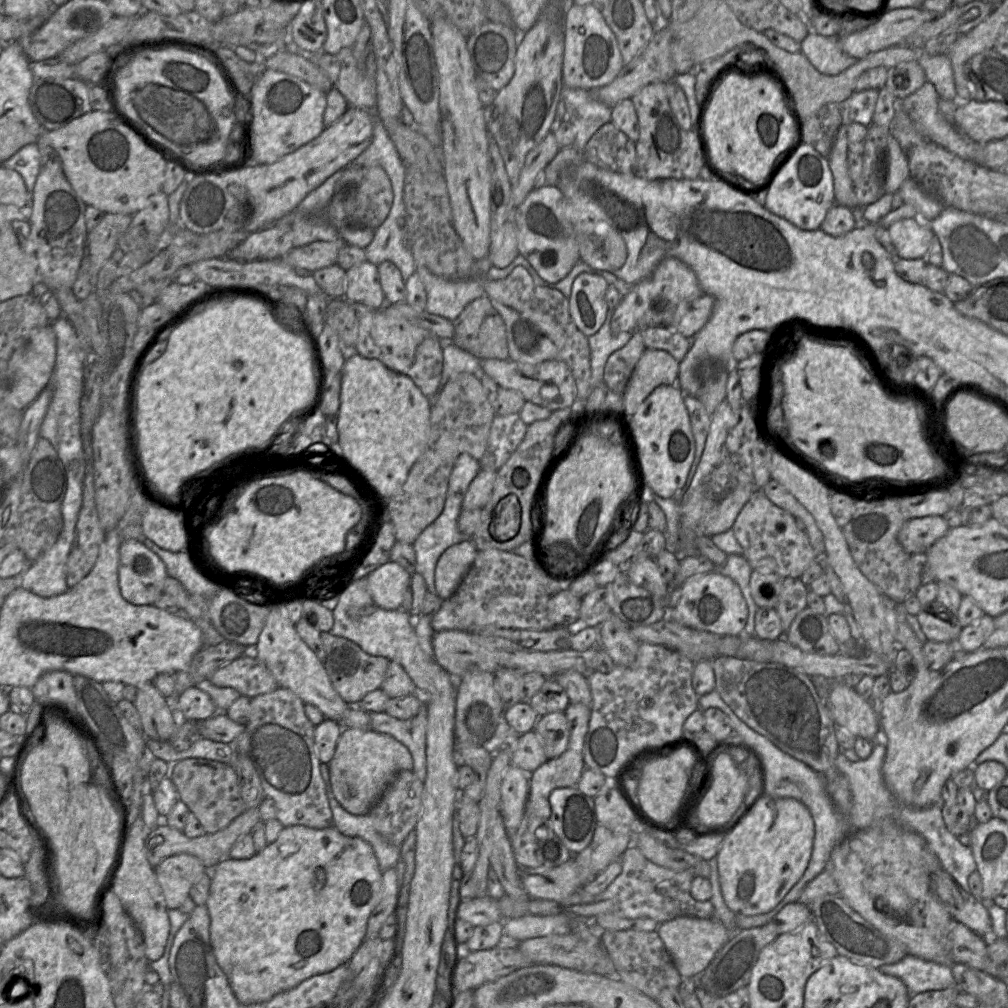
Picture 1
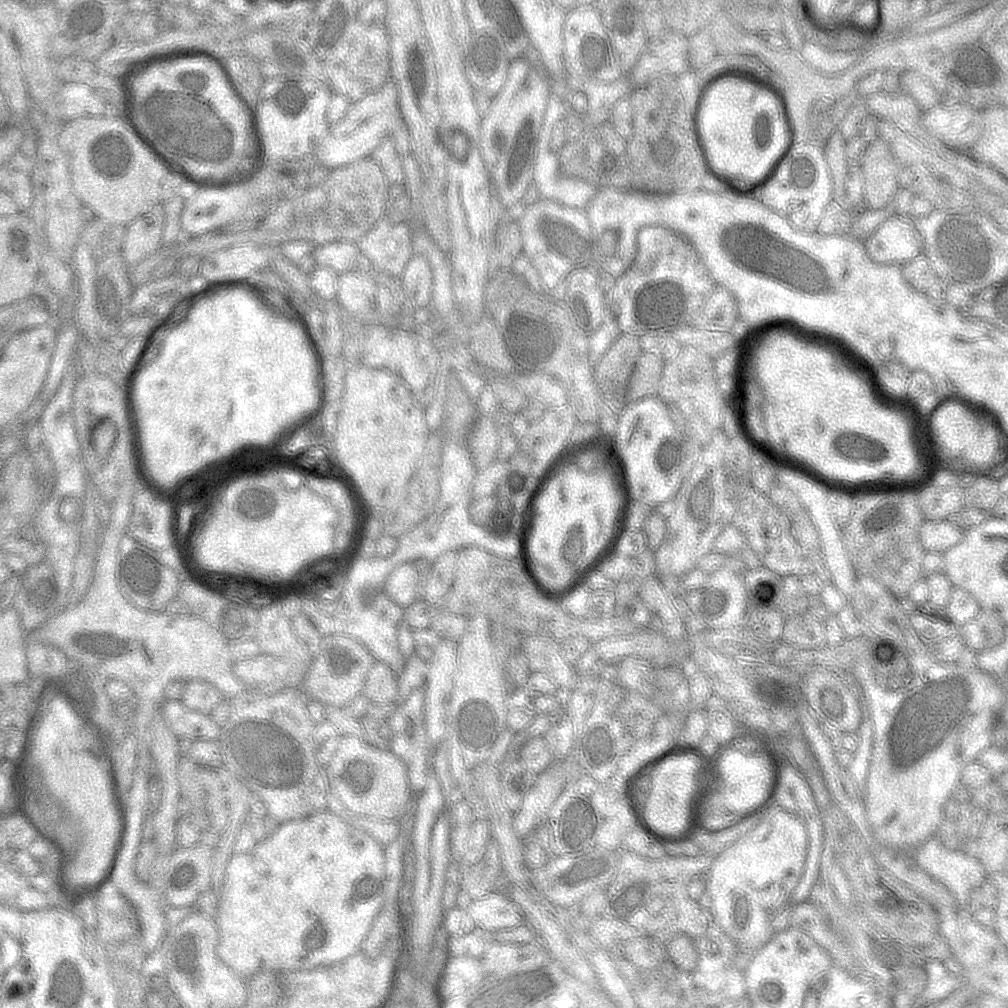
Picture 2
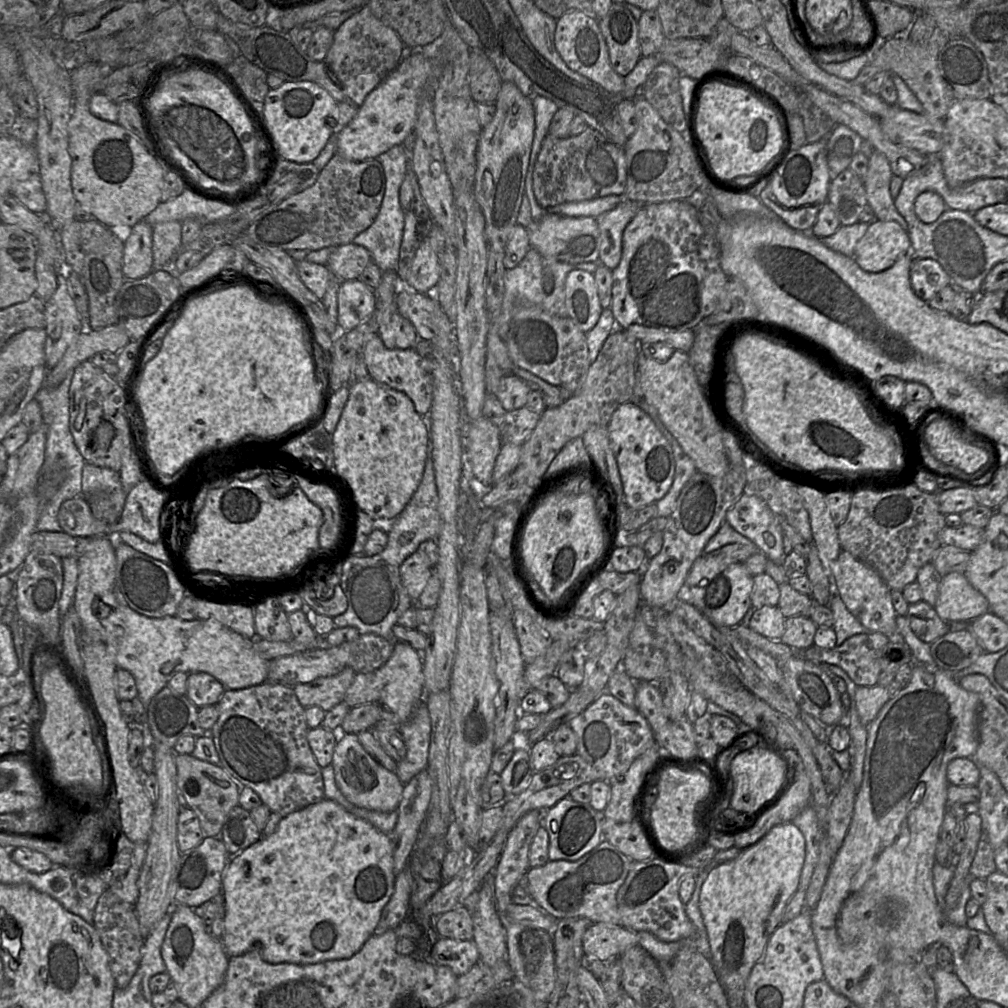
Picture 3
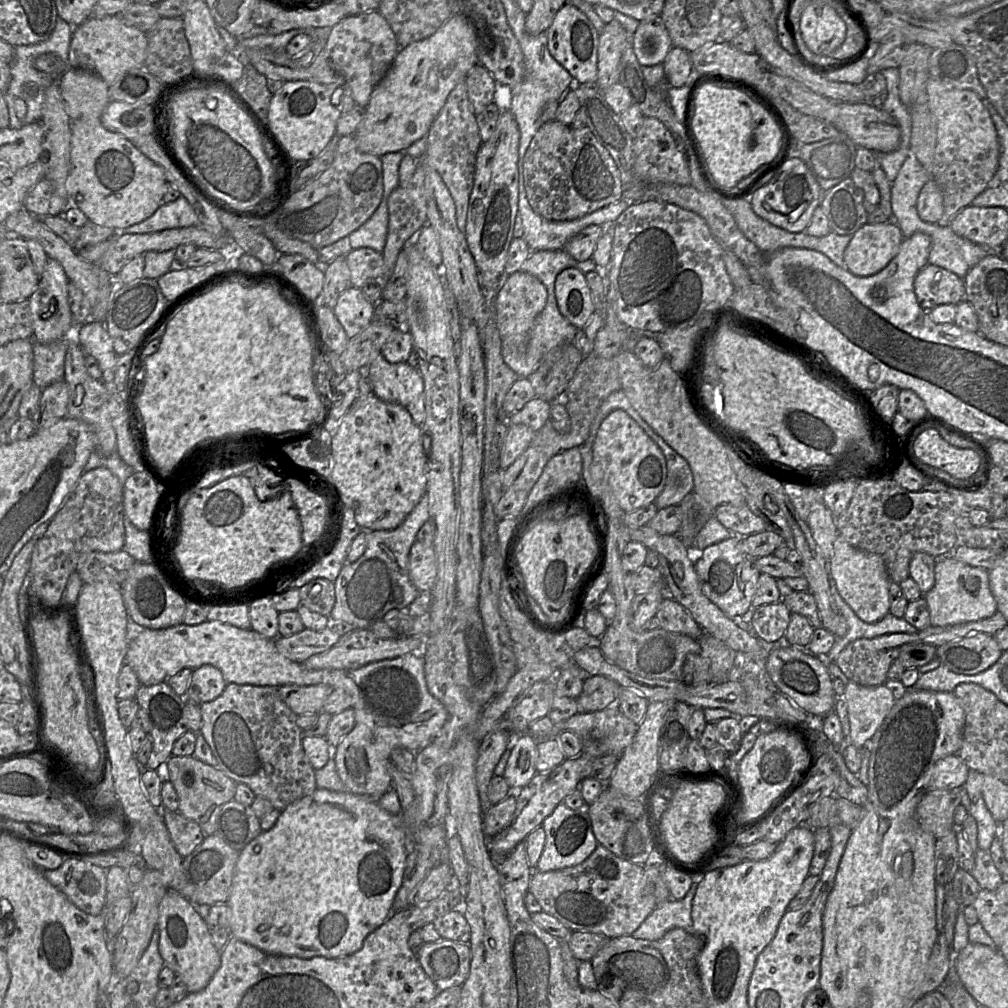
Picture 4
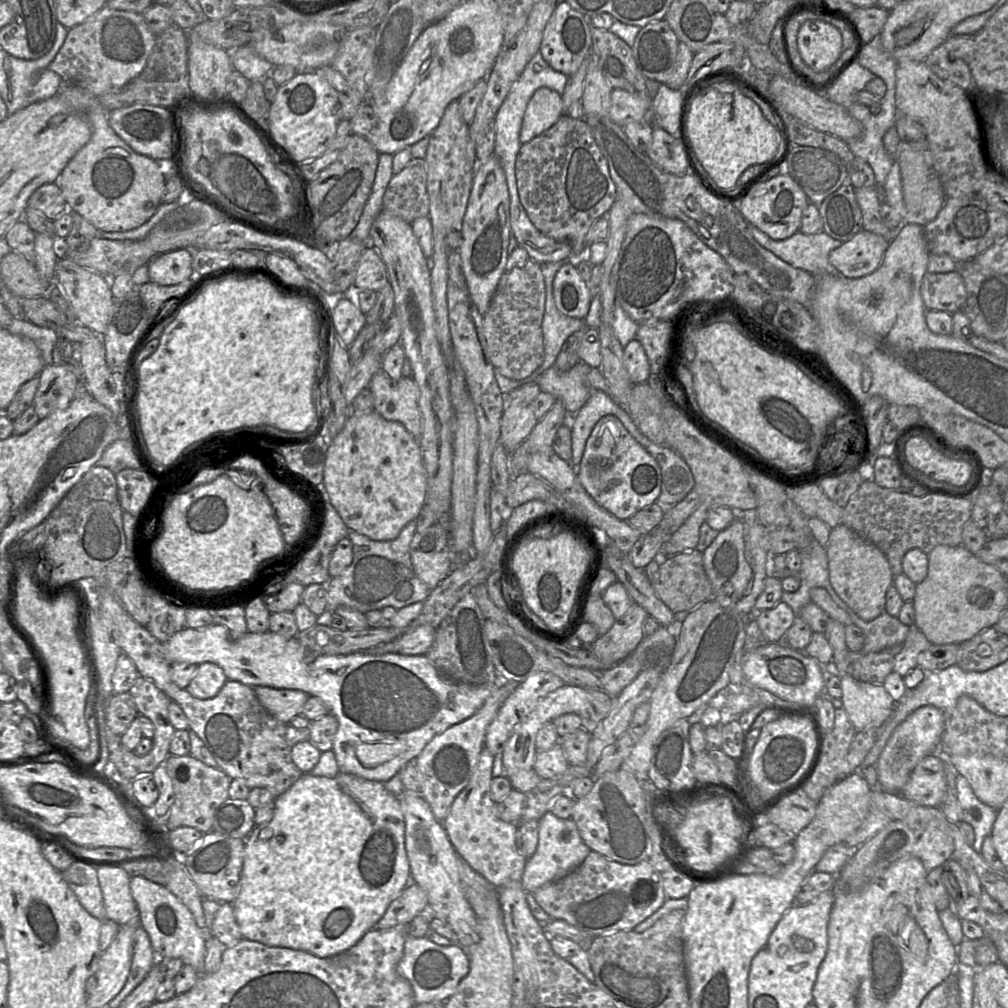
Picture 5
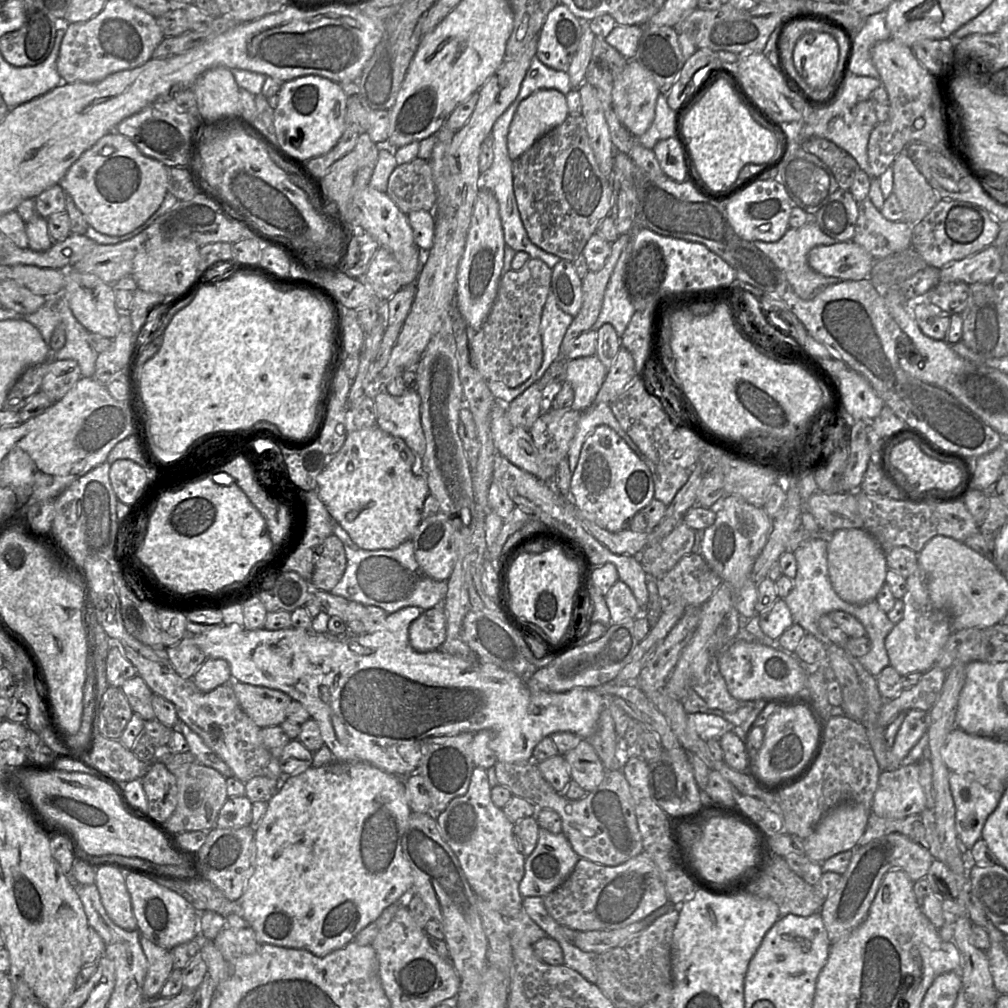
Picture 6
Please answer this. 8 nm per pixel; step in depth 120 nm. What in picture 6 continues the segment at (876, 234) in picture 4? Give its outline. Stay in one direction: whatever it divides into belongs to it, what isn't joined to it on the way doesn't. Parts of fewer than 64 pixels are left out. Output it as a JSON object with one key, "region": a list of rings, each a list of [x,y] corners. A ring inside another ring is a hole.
{"region":[[[853,241],[819,245],[807,256],[809,266],[817,273],[841,280],[869,279],[875,259]]]}

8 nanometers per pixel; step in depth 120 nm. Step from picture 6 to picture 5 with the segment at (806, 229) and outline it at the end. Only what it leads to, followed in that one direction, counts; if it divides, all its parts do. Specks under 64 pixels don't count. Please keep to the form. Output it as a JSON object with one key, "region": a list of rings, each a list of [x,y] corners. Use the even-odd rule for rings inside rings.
{"region":[[[750,225],[753,238],[764,248],[795,268],[812,275],[841,275],[829,262],[829,254],[842,245],[842,241],[822,231],[804,234],[800,231],[785,240],[774,240],[757,227]]]}

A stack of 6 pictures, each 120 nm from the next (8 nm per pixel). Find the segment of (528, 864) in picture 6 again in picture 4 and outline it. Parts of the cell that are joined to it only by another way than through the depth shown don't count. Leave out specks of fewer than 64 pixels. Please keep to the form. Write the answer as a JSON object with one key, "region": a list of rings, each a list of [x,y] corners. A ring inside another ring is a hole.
{"region":[[[561,802],[551,815],[544,819],[541,827],[545,831],[545,844],[534,871],[547,872],[576,866],[587,859],[596,849],[598,842],[593,833],[586,807],[573,810]]]}

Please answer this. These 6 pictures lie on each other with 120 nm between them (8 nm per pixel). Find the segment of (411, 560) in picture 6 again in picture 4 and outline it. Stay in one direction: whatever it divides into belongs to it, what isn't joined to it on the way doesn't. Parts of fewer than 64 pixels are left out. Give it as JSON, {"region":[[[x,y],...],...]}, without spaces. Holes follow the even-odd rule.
{"region":[[[425,493],[403,523],[393,530],[367,531],[367,547],[364,554],[354,562],[345,563],[335,585],[335,604],[329,615],[331,621],[346,621],[355,629],[370,628],[392,609],[403,609],[410,605],[420,591],[413,585],[409,575],[409,557],[417,532],[430,519],[428,496]]]}

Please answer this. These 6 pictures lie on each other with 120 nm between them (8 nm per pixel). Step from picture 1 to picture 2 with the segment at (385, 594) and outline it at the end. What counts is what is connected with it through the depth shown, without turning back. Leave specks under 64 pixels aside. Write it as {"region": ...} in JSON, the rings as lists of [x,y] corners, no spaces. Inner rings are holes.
{"region":[[[406,562],[395,568],[385,583],[385,592],[389,598],[402,608],[406,608],[418,599],[418,573],[414,562]]]}

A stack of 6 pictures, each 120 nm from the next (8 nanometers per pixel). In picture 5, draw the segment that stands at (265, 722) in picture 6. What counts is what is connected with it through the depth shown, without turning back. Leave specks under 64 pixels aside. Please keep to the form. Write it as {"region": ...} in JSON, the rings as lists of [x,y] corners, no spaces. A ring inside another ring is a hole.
{"region":[[[252,687],[260,704],[277,720],[289,724],[302,713],[310,695],[300,690]]]}

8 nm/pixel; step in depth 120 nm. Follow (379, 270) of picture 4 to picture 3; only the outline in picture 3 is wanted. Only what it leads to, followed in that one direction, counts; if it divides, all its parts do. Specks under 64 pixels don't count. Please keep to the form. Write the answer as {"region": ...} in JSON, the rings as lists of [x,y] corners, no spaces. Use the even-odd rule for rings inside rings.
{"region":[[[349,243],[335,247],[327,267],[339,280],[358,279],[365,267],[372,262],[370,252],[363,246]]]}

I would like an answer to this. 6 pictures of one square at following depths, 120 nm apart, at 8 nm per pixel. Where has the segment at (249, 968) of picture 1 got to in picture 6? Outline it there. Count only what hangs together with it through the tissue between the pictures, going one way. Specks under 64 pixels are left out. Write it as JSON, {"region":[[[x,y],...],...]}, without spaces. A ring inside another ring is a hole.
{"region":[[[336,761],[318,768],[309,767],[295,775],[284,775],[279,790],[267,802],[267,810],[254,833],[254,872],[247,881],[238,902],[238,912],[249,922],[260,944],[303,949],[323,957],[352,942],[367,925],[375,921],[392,903],[403,901],[412,893],[413,876],[410,864],[402,852],[402,837],[412,812],[403,778],[388,773],[364,761]]]}

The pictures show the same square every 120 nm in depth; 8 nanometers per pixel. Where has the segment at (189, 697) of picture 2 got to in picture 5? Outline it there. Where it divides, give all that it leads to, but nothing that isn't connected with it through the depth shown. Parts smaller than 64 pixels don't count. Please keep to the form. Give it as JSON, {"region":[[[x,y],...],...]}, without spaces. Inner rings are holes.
{"region":[[[209,662],[202,663],[186,689],[193,697],[207,700],[217,696],[227,680],[220,666]]]}

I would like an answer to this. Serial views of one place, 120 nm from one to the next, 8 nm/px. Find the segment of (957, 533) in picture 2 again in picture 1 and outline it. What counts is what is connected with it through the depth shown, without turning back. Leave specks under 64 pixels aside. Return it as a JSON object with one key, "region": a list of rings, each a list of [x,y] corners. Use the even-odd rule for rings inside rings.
{"region":[[[932,515],[906,520],[898,533],[898,541],[911,554],[925,553],[950,527],[942,516]]]}

